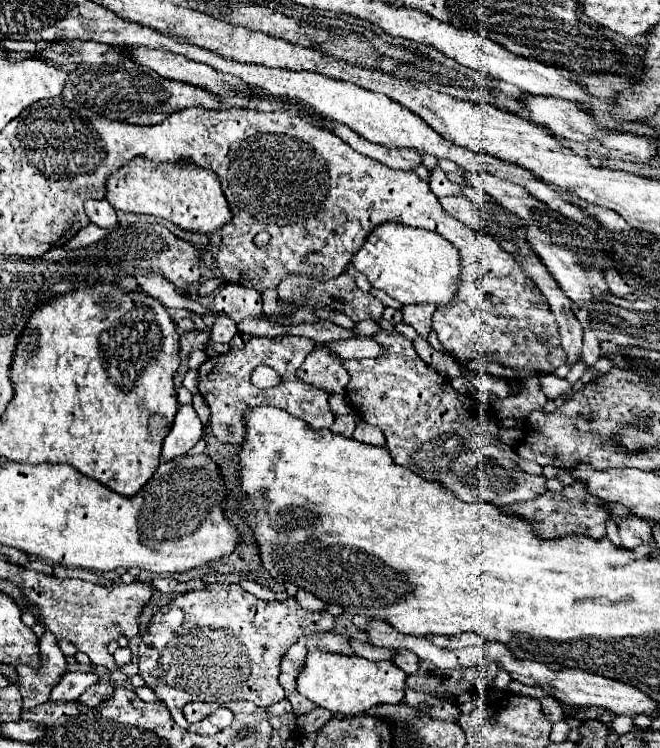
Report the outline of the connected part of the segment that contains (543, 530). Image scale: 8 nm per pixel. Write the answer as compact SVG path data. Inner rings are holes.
M575 481L571 487L565 487L559 493L545 491L541 497L535 497L525 503L515 503L513 507L505 507L505 513L517 513L525 519L529 519L535 527L535 531L541 537L563 537L567 533L577 533L577 535L591 535L595 539L601 539L605 535L605 519L607 511L601 505L601 501L585 491L581 487L581 481Z

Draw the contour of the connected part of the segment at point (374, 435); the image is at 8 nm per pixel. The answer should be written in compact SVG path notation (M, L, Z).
M361 421L353 433L353 439L369 443L369 445L385 445L385 437L383 431L379 427L371 427L369 423Z

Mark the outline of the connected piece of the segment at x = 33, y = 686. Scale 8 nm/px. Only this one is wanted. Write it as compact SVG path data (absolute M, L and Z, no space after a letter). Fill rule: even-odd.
M45 631L39 639L39 667L17 665L19 673L19 691L23 695L23 707L35 707L45 703L51 695L51 689L61 681L61 675L67 669L67 659L61 653L57 639Z

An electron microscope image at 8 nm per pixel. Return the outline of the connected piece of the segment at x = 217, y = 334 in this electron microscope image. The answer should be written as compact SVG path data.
M229 315L215 317L215 323L211 327L211 341L213 343L229 343L235 333L237 333L237 325Z

